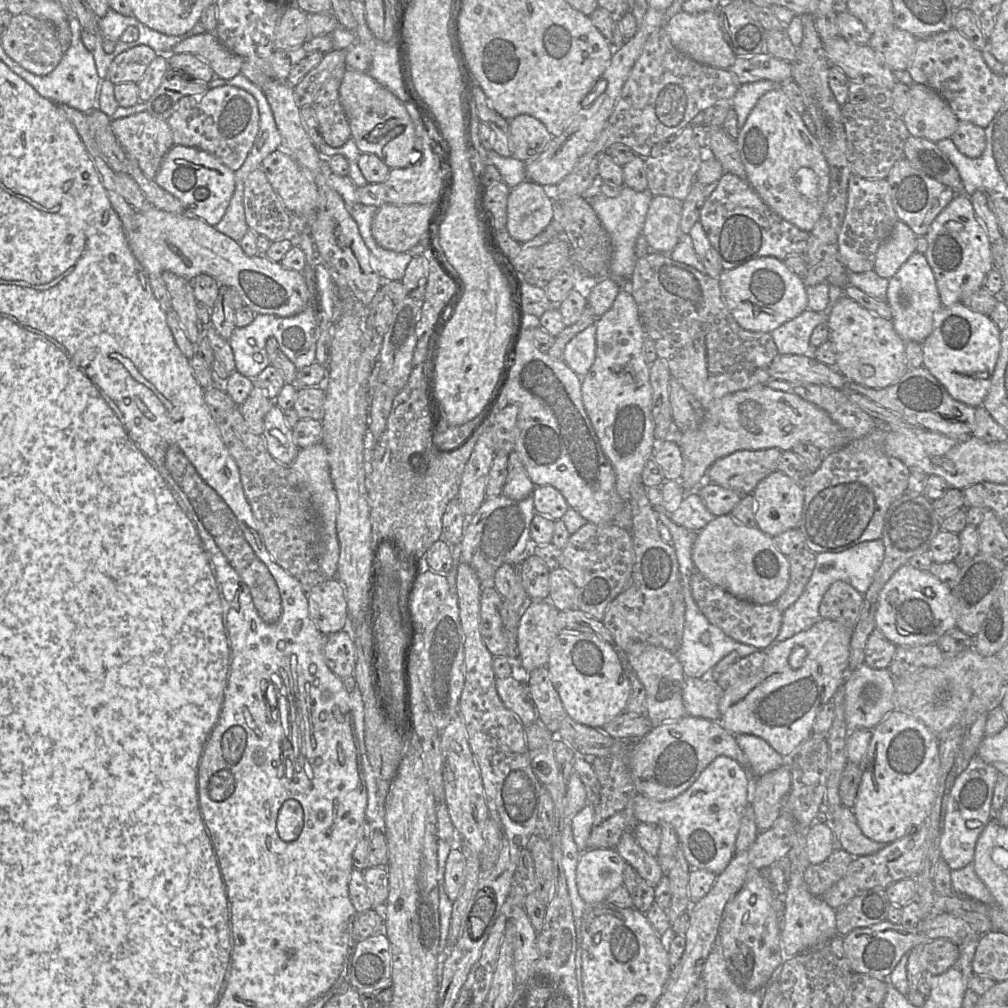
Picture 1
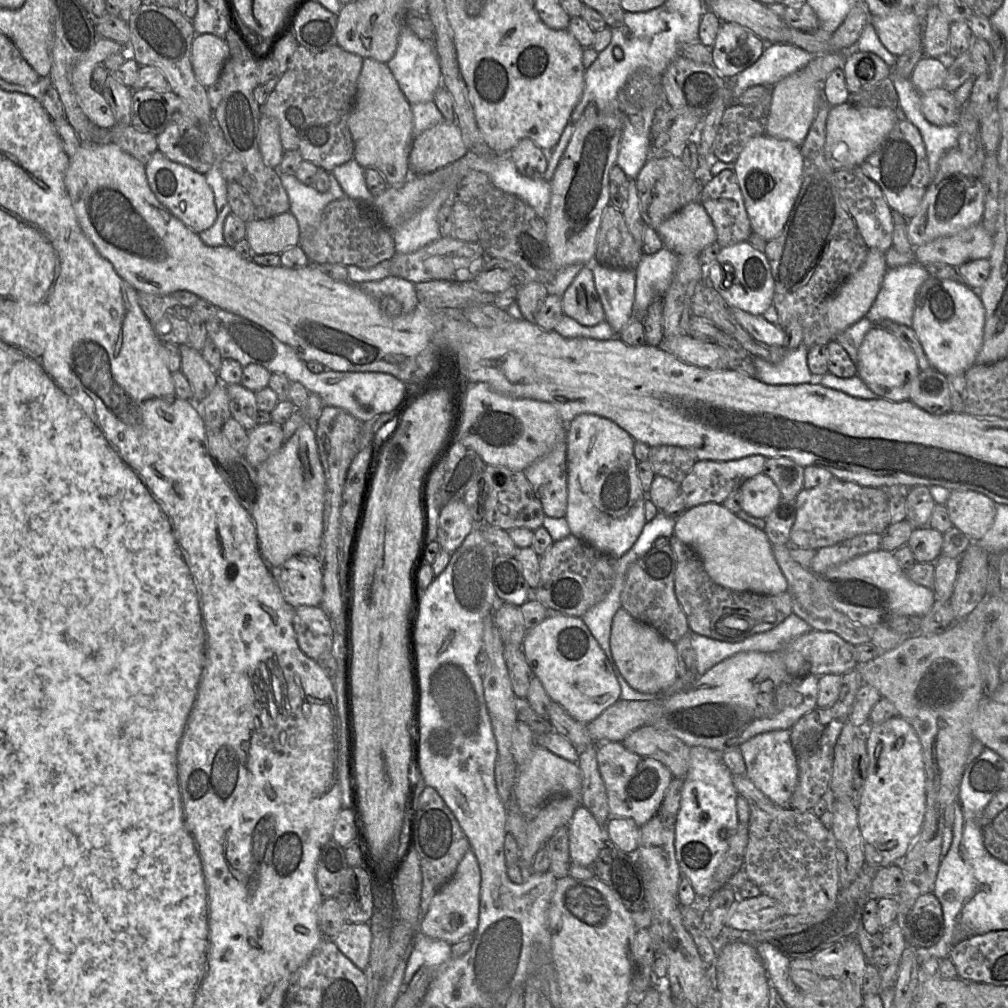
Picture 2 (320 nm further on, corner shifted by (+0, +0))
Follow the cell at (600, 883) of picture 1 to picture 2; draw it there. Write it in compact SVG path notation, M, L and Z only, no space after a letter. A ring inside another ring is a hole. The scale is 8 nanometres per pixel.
M579 805L569 824L569 850L572 863L589 867L603 847L602 826L592 813Z

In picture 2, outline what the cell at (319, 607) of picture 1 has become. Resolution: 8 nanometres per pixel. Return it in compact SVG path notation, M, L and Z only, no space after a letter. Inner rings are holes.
M298 554L278 569L271 569L285 601L294 609L300 606L320 606L323 597L323 575L318 557Z

